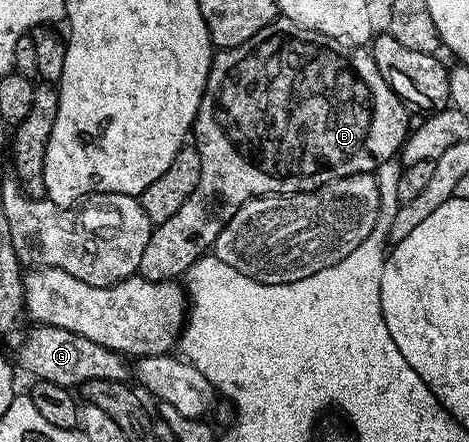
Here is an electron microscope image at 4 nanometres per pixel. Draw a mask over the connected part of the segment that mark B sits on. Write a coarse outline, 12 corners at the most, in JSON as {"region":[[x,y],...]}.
{"region":[[282,18],[216,51],[201,182],[138,275],[178,281],[247,200],[396,159],[370,51]]}

